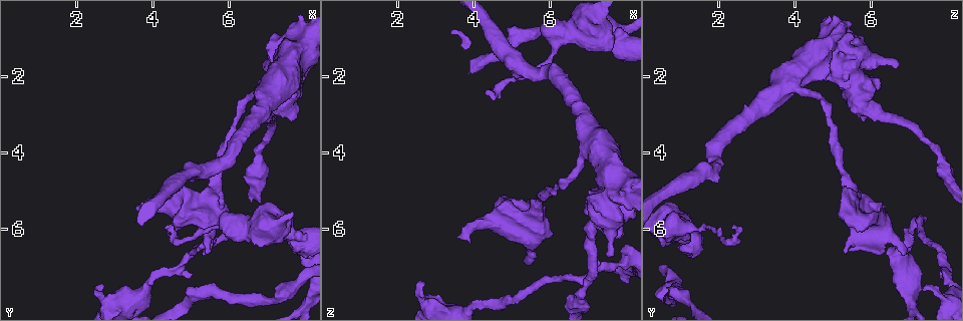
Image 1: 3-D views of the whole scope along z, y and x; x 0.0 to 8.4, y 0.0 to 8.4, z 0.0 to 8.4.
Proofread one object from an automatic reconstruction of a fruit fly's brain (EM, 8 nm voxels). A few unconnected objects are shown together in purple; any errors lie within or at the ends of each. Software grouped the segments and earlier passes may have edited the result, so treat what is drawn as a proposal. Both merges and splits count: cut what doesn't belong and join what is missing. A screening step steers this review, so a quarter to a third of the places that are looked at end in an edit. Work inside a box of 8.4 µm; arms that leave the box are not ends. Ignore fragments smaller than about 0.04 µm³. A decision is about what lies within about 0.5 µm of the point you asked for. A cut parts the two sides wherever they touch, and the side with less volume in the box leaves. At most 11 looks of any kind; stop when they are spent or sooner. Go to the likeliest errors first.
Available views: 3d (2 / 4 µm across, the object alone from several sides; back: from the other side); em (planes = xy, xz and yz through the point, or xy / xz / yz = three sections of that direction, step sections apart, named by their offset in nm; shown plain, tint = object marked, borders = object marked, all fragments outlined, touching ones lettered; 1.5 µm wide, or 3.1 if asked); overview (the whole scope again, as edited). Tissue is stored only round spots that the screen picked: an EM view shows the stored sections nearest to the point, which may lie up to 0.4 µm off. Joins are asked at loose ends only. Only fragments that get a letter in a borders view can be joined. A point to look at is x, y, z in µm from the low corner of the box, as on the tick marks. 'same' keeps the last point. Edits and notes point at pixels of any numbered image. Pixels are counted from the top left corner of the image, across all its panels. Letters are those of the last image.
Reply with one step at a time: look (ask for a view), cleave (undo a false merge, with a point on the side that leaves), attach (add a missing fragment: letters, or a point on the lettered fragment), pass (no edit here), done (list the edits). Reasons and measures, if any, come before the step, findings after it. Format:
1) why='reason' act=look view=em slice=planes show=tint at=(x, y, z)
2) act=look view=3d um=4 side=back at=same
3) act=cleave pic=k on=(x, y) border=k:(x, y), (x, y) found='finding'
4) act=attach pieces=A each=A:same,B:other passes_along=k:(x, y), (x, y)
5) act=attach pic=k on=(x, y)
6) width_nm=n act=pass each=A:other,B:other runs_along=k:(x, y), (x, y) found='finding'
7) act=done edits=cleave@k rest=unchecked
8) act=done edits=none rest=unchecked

why='free end' act=look view=em slice=planes show=borders at=(2.65, 7.60, 7.40)

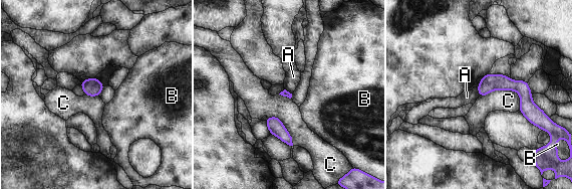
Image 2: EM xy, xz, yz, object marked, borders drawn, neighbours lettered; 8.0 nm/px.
act=pass each=A:other,B:other,C:other border=2:(476, 87), (479, 96) found='no lettered fragment goes on from it'

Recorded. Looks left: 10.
why='thick end' act=look view=em slice=xz step=4 show=borders at=(3.60, 5.50, 6.20)

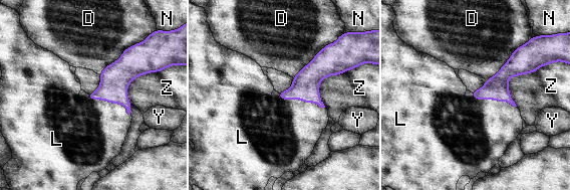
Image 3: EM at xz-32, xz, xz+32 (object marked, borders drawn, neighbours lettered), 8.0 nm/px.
why='cut it another way' act=look view=em slice=yz step=8 show=borders at=same

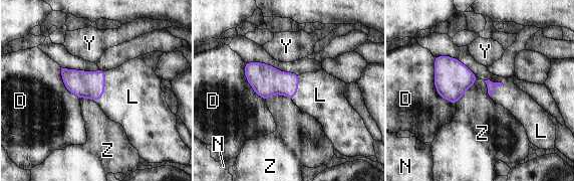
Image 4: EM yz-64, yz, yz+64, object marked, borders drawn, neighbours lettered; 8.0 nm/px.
act=attach pieces=L each=D:other,L:same,N:other,Y:other,Z:other passes_along=4:(82, 83), (104, 88), (132, 97) found='the neuron continues'

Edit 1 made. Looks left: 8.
why='branch stops here' act=look view=3d um=4 at=(4.30, 5.95, 2.40)

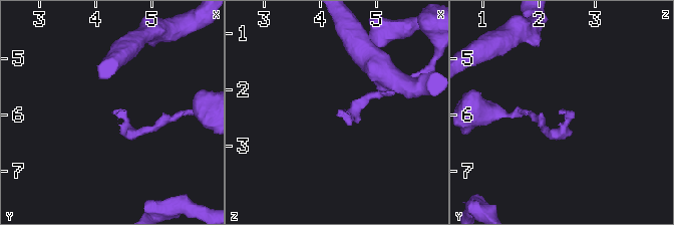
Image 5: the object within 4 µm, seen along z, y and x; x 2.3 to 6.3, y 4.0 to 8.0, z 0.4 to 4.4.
why='now the EM' act=look view=em slice=xy step=8 show=tint at=(4.30, 6.00, 2.40)

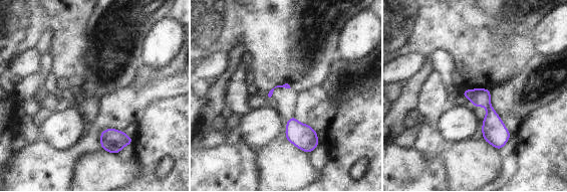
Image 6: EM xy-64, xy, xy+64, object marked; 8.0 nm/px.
act=look view=em slice=planes show=borders at=same

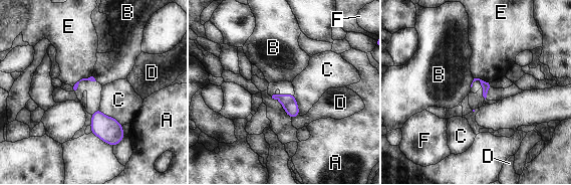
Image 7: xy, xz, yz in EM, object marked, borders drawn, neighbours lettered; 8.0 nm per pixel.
act=pass each=A:other,B:other,C:other,D:other,E:other,F:other border=7:(91, 75), (80, 78), (73, 86) found='none of them fits'

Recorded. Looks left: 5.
why='calibre changes' act=look view=3d um=2 at=(7.90, 6.35, 6.90)

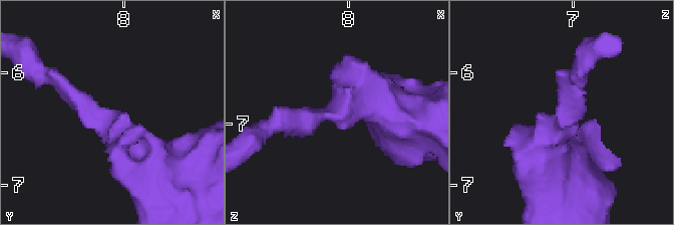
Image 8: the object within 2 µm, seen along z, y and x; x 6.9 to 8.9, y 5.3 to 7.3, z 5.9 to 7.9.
arm_widths_nm=170,480 why='now the EM' act=look view=em slice=planes show=plain at=(7.84, 6.40, 6.96)

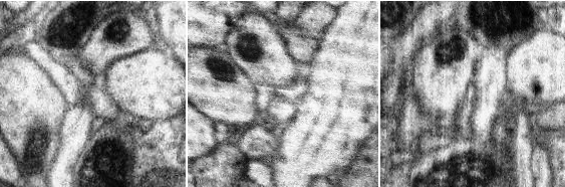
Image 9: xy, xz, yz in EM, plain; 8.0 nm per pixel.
why='see the neighbours' act=look view=em slice=planes show=borders at=same

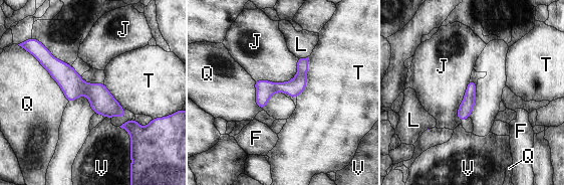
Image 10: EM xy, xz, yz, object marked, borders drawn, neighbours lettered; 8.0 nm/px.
act=pass each=F:other,J:other,L:other,Q:other,T:other,V:other border=10:(297, 57), (290, 79), (254, 80) found='continuous, no second neuron'

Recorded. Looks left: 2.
act=done edits=attach@4 rest=unchecked

